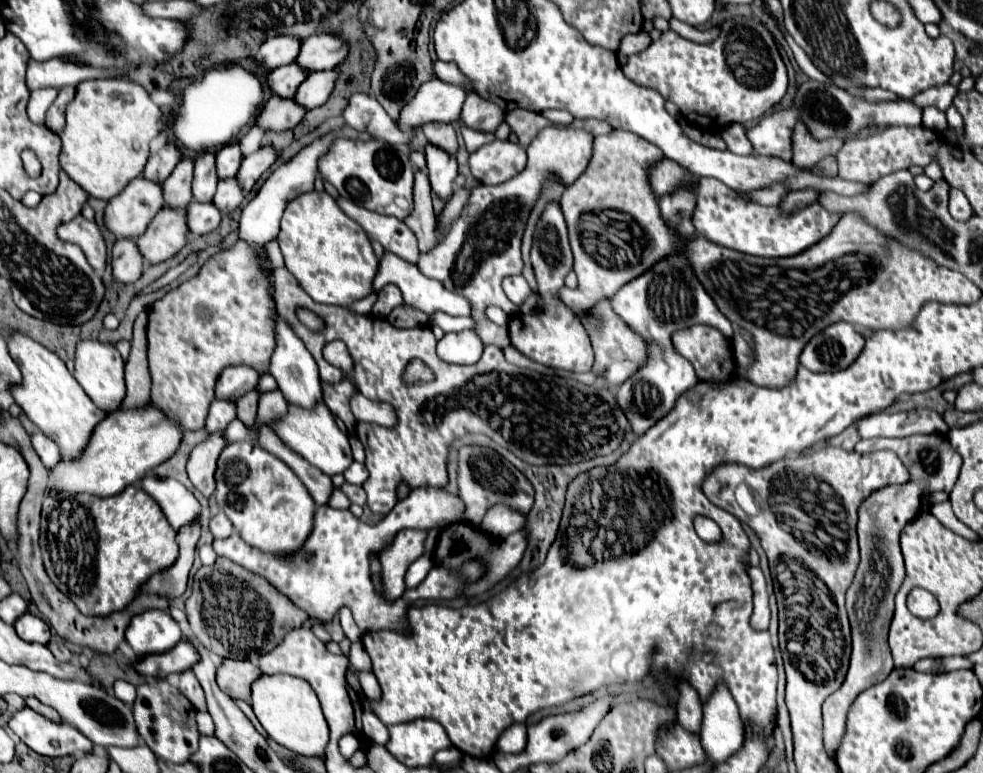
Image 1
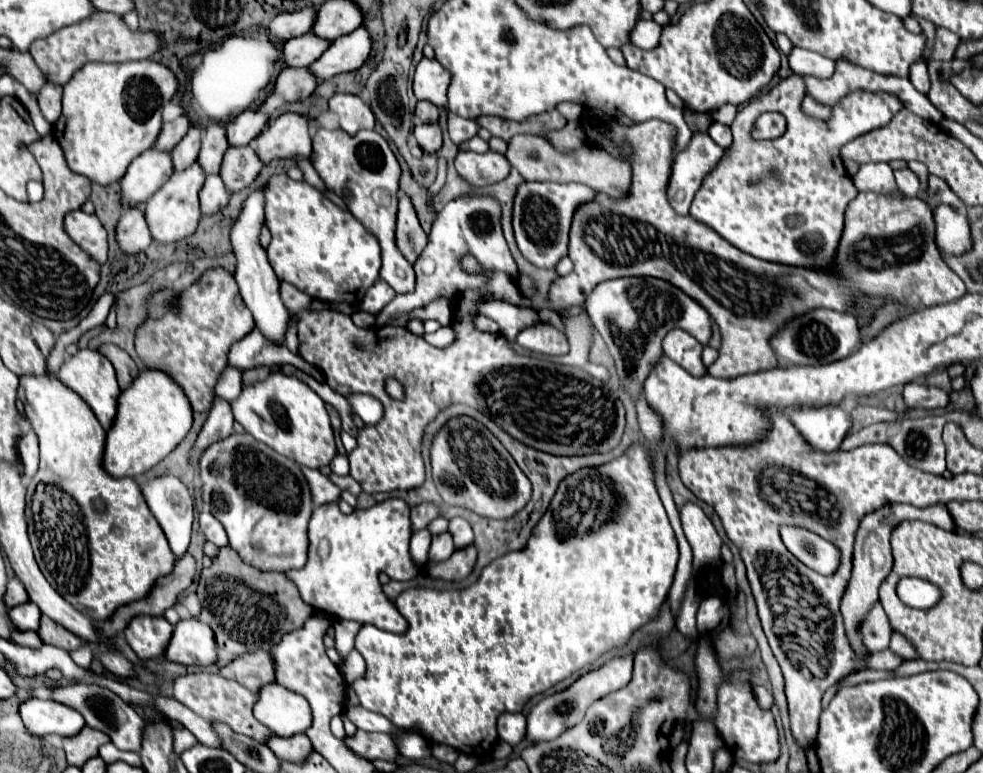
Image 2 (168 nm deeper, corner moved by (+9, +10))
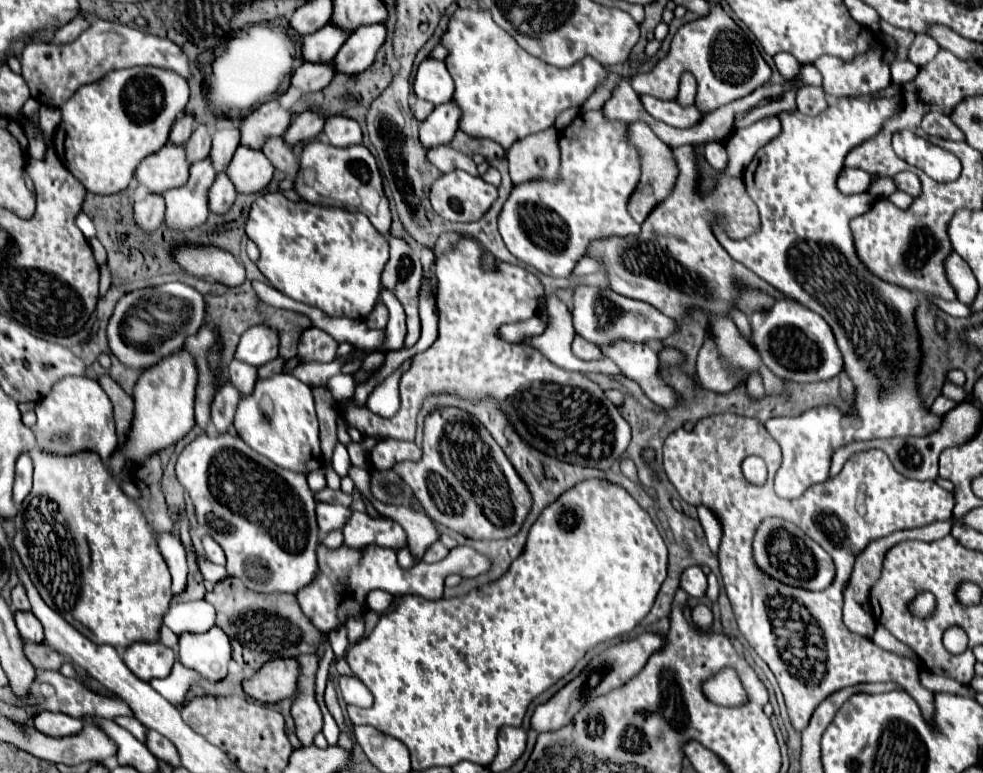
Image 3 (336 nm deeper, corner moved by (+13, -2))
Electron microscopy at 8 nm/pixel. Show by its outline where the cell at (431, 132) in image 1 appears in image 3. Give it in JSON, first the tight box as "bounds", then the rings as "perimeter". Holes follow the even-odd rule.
{"bounds":[411,99,433,121],"perimeter":[[[415,99],[415,103],[411,105],[411,109],[413,109],[413,115],[419,119],[419,121],[423,121],[431,111],[433,111],[433,103],[429,103],[429,101],[423,101],[423,99]]]}

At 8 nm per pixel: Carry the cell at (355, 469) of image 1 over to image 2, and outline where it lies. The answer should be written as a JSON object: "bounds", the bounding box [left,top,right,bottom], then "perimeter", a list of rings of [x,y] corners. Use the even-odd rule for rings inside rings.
{"bounds":[331,455,349,475],"perimeter":[[[337,455],[333,461],[331,461],[331,471],[337,473],[337,475],[347,475],[349,473],[349,459],[347,455]]]}

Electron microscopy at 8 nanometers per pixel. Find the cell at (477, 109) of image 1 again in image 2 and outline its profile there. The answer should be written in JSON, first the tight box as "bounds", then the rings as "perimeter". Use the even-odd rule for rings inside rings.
{"bounds":[449,111,479,145],"perimeter":[[[449,111],[449,135],[455,141],[455,145],[459,145],[465,139],[471,139],[473,135],[477,135],[479,127],[475,119],[463,119],[459,115],[453,115],[453,111]]]}

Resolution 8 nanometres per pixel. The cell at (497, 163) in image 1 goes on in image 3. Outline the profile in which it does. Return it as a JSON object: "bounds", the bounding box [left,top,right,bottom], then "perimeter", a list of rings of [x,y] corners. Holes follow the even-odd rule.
{"bounds":[429,169,497,223],"perimeter":[[[457,169],[453,173],[441,175],[433,183],[429,199],[431,199],[435,213],[441,215],[443,219],[453,221],[453,223],[471,223],[471,221],[479,221],[489,211],[489,207],[497,199],[497,189],[493,185],[485,183],[481,177],[473,177],[473,175]]]}

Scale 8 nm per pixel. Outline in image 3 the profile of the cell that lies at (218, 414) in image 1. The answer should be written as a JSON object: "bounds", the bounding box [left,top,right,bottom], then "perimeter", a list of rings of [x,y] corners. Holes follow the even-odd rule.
{"bounds":[229,359,257,395],"perimeter":[[[231,359],[229,363],[229,379],[231,383],[245,395],[253,391],[253,385],[257,381],[257,367],[249,367],[247,363],[241,363],[237,359]]]}

